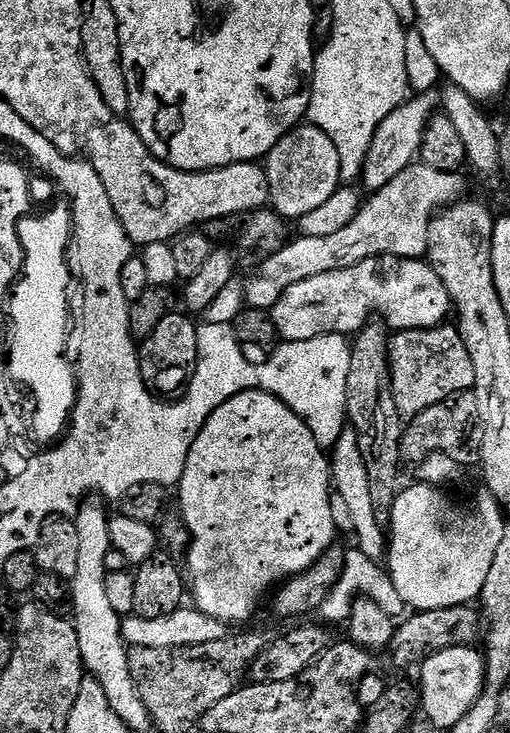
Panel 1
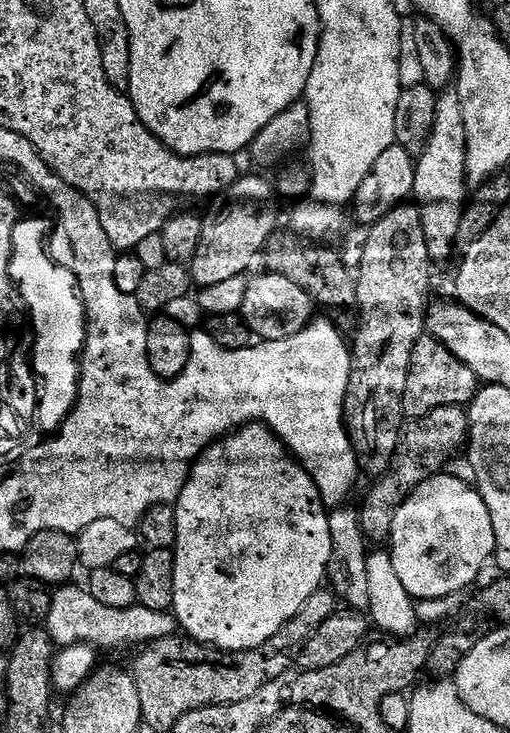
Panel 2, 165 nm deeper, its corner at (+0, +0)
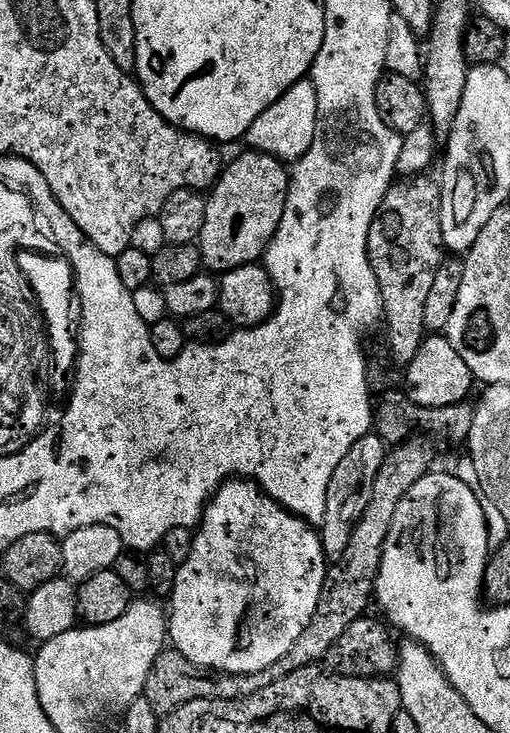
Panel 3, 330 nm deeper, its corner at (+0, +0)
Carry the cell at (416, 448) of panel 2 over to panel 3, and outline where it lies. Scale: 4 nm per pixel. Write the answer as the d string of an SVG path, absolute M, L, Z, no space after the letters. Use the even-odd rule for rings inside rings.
M409 442L393 447L382 462L382 470L378 470L378 478L374 482L374 494L370 494L370 506L366 506L366 514L362 514L354 530L354 538L350 538L350 547L340 560L329 567L328 581L324 583L318 610L314 618L310 618L310 626L302 630L302 638L298 638L298 642L286 650L284 657L264 672L232 676L228 672L214 672L198 666L178 651L165 650L150 670L143 695L150 706L154 706L157 716L168 716L178 710L178 706L186 706L186 702L195 700L238 700L250 694L258 694L266 690L266 686L274 686L274 682L294 674L294 670L319 665L327 657L330 646L334 646L334 642L338 642L338 638L342 638L342 634L346 634L354 622L361 620L367 613L364 611L368 603L373 603L386 538L390 538L390 526L394 522L398 502L402 502L406 494L410 494L414 485L428 475L433 467L431 450L424 444L416 443L424 442Z

